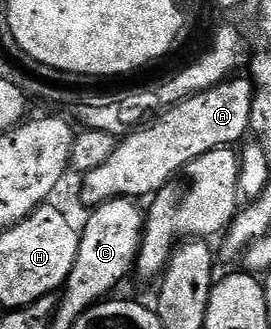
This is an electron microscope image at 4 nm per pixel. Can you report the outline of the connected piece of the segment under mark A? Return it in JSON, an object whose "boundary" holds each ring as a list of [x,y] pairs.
{"boundary":[[[232,77],[218,84],[216,87],[206,89],[202,93],[183,99],[180,103],[167,108],[166,113],[161,114],[151,125],[141,127],[123,136],[117,142],[114,153],[98,169],[90,169],[79,180],[80,199],[88,206],[88,209],[100,207],[111,199],[134,199],[139,200],[140,195],[155,196],[157,191],[162,190],[168,183],[173,182],[183,172],[186,164],[210,153],[219,147],[232,147],[245,134],[250,131],[250,111],[254,101],[254,89],[251,78]]]}

